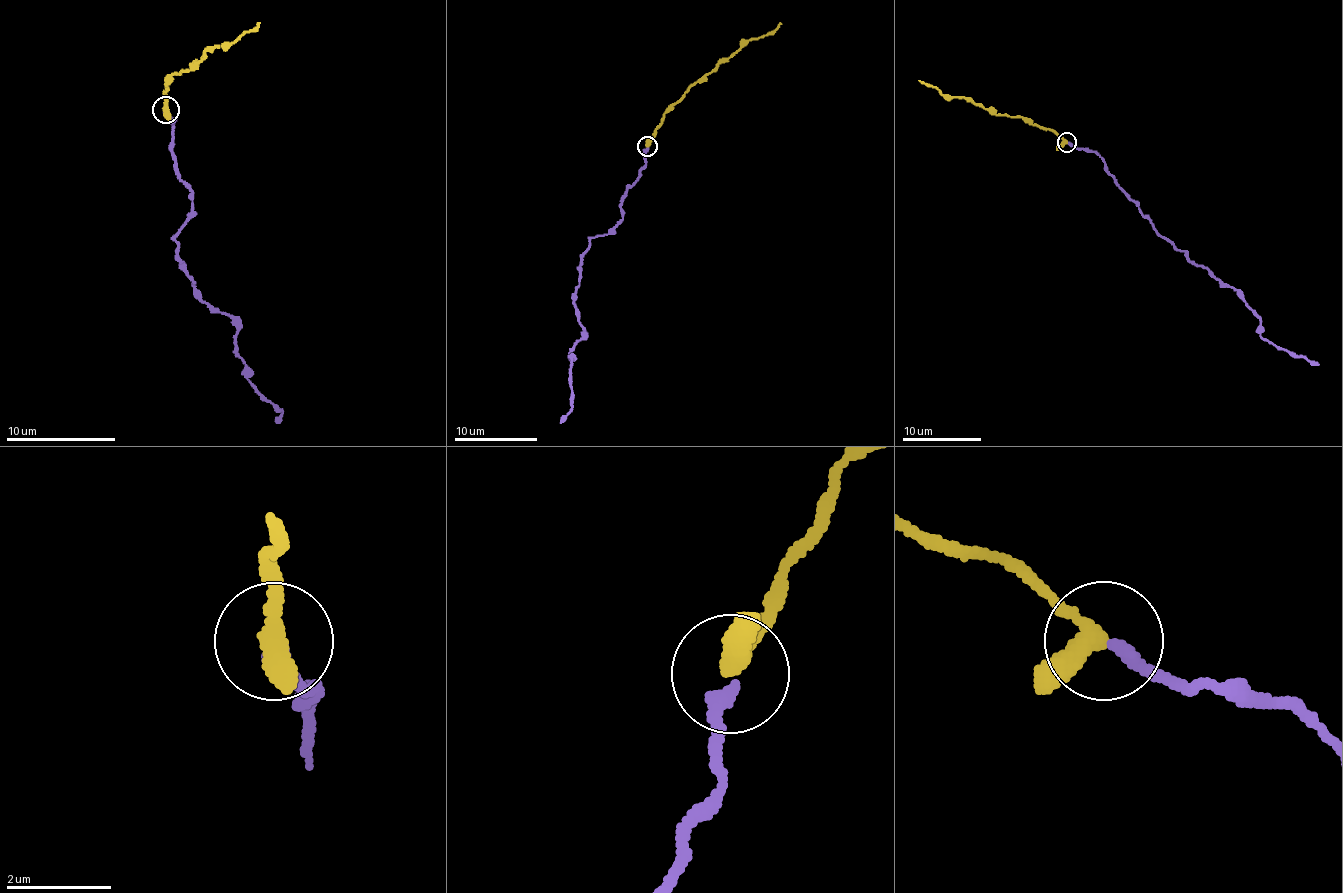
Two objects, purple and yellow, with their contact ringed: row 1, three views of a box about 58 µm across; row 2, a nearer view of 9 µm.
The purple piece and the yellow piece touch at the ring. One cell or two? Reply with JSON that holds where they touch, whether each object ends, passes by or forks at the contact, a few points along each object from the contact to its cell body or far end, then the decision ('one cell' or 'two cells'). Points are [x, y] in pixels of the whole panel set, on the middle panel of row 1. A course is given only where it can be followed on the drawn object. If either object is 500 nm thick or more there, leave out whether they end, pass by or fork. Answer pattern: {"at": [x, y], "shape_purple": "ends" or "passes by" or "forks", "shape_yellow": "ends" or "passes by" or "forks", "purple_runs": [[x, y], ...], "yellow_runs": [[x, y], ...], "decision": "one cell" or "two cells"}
{"at": [647, 146], "shape_purple": "ends", "shape_yellow": "passes by", "purple_runs": [[648, 147], [617, 225], [590, 239], [582, 260], [572, 411], [559, 423]], "yellow_runs": [[648, 147], [663, 113], [684, 93], [721, 61], [753, 39], [771, 32], [781, 22]], "decision": "one cell"}

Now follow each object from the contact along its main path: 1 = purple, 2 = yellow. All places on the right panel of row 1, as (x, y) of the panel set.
1: (1067, 141), (1085, 147), (1101, 159), (1159, 234), (1191, 262), (1236, 291), (1258, 318), (1263, 338), (1319, 363)
2: (1067, 141), (1051, 130), (1009, 116), (991, 114), (971, 100), (948, 98), (918, 80)

